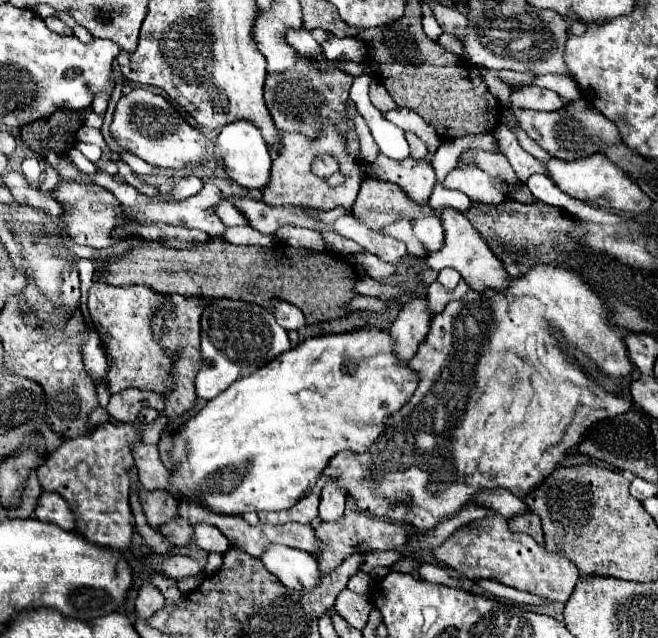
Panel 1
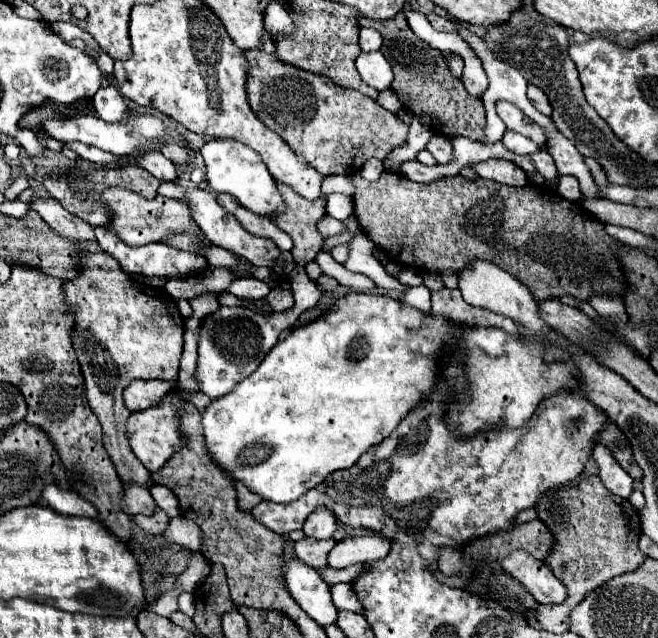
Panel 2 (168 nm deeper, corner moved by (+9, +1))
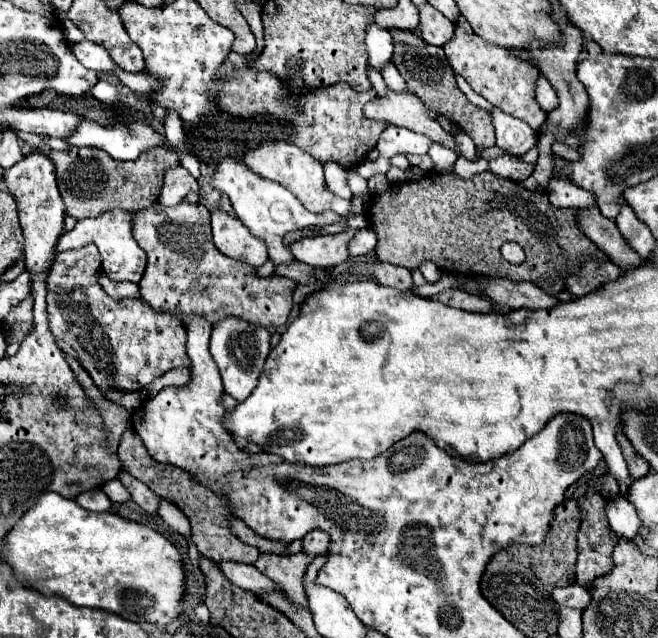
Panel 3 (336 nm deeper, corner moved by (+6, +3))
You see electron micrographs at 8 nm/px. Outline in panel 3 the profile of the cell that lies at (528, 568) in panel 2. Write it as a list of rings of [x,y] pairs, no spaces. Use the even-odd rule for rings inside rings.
[[[570,584],[564,588],[552,588],[552,598],[560,606],[572,606],[572,608],[580,608],[580,610],[584,610],[586,604],[590,602],[588,590],[584,590],[578,584]]]

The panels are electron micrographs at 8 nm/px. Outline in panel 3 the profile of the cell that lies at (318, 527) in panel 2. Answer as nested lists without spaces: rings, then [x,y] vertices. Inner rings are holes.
[[[312,530],[304,536],[302,540],[304,544],[304,552],[312,552],[312,554],[324,554],[330,546],[330,536],[324,530]]]

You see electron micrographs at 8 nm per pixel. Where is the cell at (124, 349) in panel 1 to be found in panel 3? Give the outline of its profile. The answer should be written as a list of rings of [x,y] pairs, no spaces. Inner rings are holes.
[[[86,244],[86,246],[82,246],[82,248],[78,248],[78,250],[66,250],[66,252],[60,252],[58,256],[56,256],[56,262],[52,264],[52,268],[50,268],[50,274],[48,274],[48,280],[46,280],[46,288],[48,288],[48,294],[46,294],[46,304],[48,304],[48,322],[50,322],[50,332],[54,334],[54,340],[56,340],[56,344],[60,346],[60,350],[64,350],[66,354],[70,354],[70,356],[74,356],[80,364],[82,364],[82,368],[92,376],[92,380],[94,380],[94,384],[100,388],[100,392],[102,394],[110,394],[110,392],[138,392],[138,390],[142,390],[146,384],[150,384],[152,380],[156,380],[158,376],[162,376],[164,372],[168,372],[168,370],[172,370],[172,368],[182,368],[182,366],[190,366],[190,362],[188,362],[188,354],[186,354],[186,330],[184,330],[184,326],[182,326],[182,322],[176,318],[176,314],[172,314],[172,312],[162,312],[162,310],[154,310],[150,304],[146,304],[142,298],[122,298],[122,300],[114,300],[114,298],[110,298],[104,290],[102,290],[102,286],[100,286],[100,276],[102,276],[104,272],[102,272],[102,258],[100,258],[100,254],[98,254],[98,248],[96,248],[96,244]]]

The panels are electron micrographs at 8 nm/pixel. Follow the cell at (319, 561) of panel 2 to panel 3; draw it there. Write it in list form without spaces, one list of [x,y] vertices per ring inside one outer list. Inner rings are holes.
[[[298,552],[292,556],[276,556],[276,554],[262,554],[262,558],[258,558],[258,562],[254,564],[264,576],[268,576],[272,582],[280,584],[286,594],[288,600],[308,608],[306,598],[304,598],[304,588],[302,588],[302,576],[308,568],[308,564],[312,564],[316,556],[306,554],[306,552]]]

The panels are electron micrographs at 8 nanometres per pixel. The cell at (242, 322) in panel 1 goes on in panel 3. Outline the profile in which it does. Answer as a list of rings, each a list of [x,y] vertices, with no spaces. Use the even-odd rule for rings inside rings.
[[[224,318],[212,328],[210,354],[220,370],[224,392],[236,398],[238,402],[244,400],[254,390],[264,360],[268,358],[268,352],[270,352],[270,332],[264,326],[246,322],[242,318]]]

